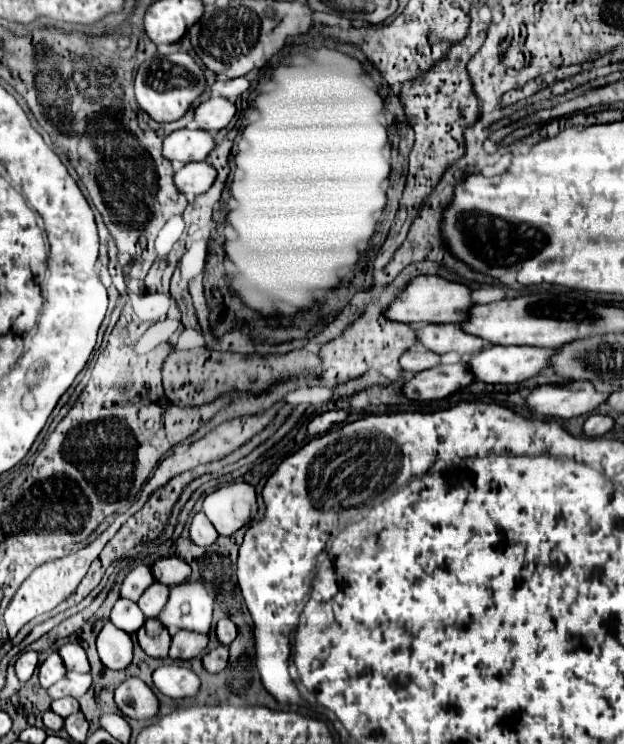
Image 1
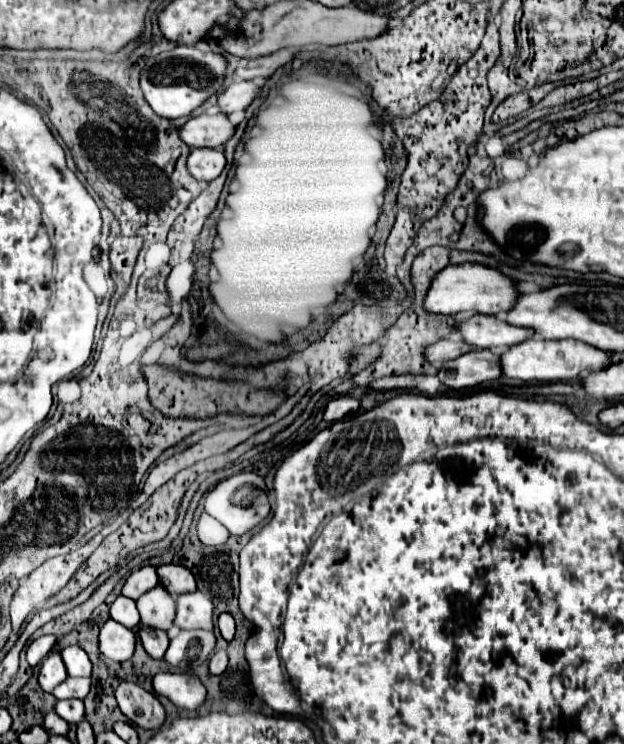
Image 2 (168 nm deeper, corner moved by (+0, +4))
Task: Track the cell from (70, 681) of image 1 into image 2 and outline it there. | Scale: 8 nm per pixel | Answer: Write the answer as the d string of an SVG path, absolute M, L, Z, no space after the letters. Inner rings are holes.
M68 677L62 685L58 685L52 695L56 699L84 699L90 691L90 679L74 679L74 677Z

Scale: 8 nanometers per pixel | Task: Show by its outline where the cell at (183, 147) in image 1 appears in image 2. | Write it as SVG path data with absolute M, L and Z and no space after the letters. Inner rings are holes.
M226 113L198 115L198 117L192 117L180 129L180 137L192 149L196 149L196 147L220 149L234 135L234 131L236 131L236 127L230 123Z

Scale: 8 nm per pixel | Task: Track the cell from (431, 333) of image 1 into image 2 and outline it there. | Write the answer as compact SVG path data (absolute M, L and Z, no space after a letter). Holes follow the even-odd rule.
M476 315L468 321L462 321L458 325L458 333L462 333L464 341L474 349L506 349L534 337L532 329L510 325L494 315Z

